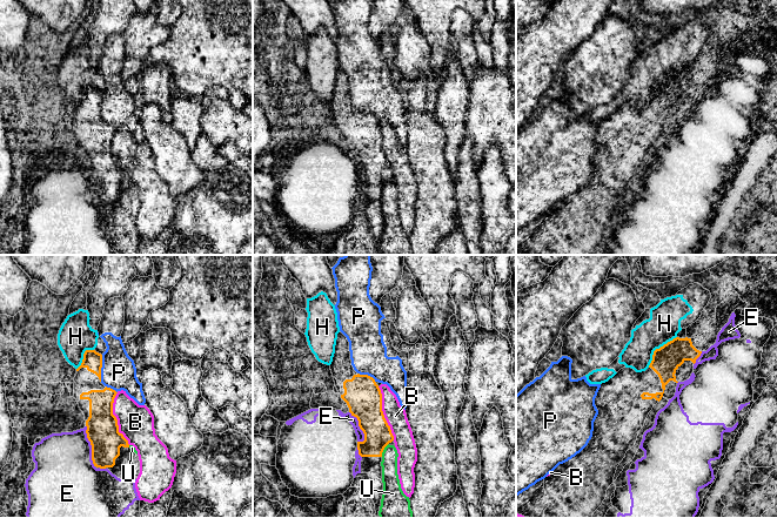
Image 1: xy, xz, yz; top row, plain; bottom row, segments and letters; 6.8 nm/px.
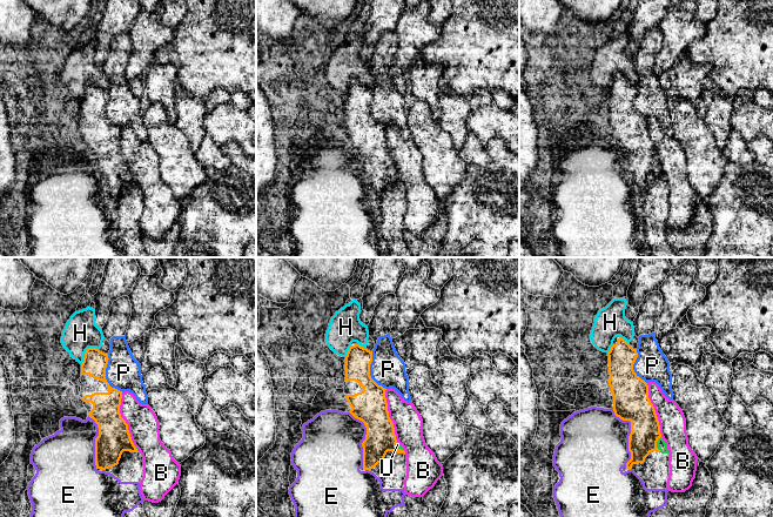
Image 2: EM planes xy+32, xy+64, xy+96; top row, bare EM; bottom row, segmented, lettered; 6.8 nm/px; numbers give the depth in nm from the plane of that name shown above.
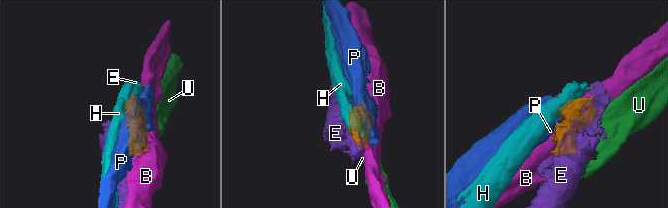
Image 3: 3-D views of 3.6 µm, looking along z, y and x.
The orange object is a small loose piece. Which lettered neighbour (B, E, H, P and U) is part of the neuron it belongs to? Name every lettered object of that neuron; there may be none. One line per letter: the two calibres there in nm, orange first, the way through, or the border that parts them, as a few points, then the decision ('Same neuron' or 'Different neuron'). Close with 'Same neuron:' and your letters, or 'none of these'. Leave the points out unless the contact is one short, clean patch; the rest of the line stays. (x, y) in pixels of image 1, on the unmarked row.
B: Thickness 220 nm (orange) against 240 nm. Different neuron
E: Thickness 220 nm (orange) against 400 nm. Different neuron
H: Thickness 190 nm (orange) against 220 nm. Boundary: yz (676, 73), (654, 88), (652, 96), (648, 103). Different neuron
P: Thickness 130 nm (orange) against 240 nm. Different neuron
U: Thickness 190 nm (orange) against 120 nm. Different neuron
Same neuron: none of these

